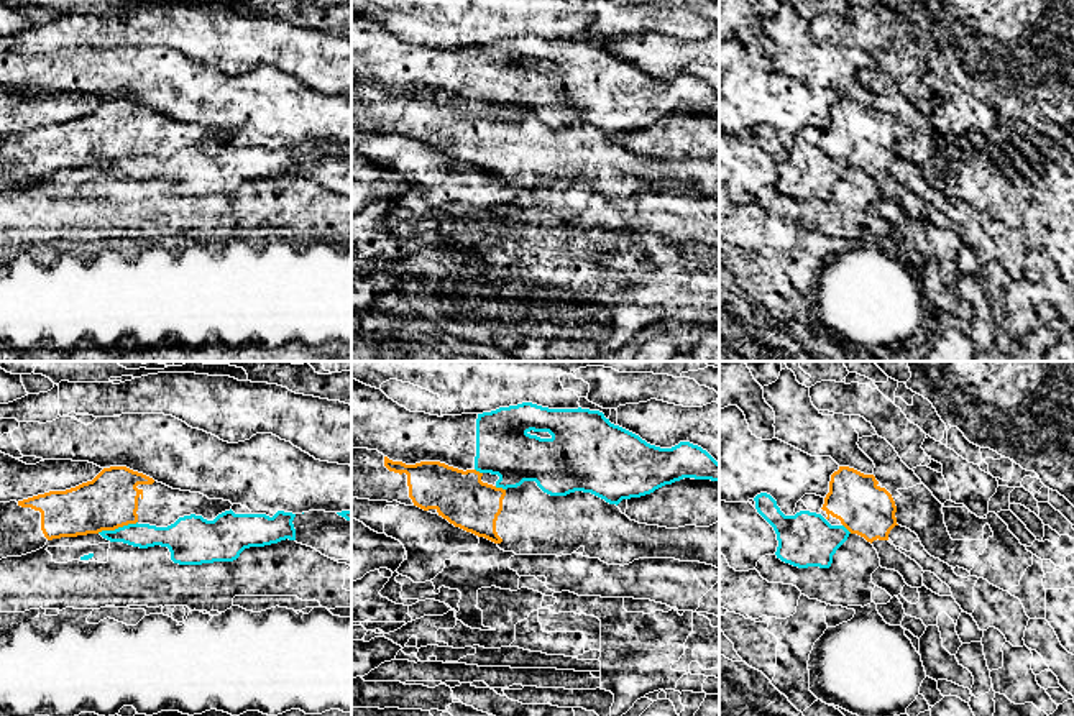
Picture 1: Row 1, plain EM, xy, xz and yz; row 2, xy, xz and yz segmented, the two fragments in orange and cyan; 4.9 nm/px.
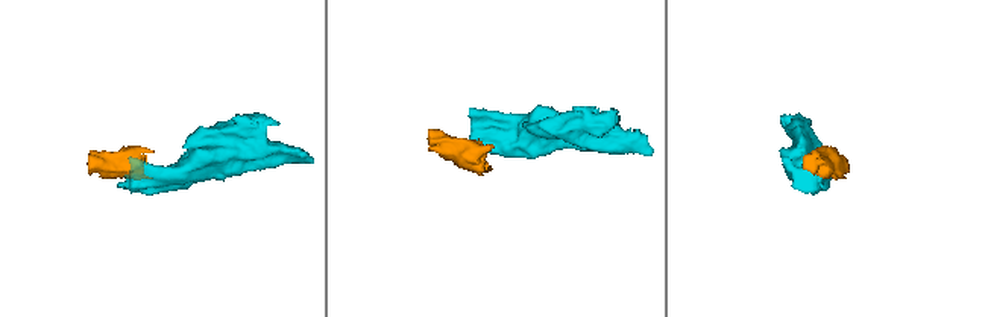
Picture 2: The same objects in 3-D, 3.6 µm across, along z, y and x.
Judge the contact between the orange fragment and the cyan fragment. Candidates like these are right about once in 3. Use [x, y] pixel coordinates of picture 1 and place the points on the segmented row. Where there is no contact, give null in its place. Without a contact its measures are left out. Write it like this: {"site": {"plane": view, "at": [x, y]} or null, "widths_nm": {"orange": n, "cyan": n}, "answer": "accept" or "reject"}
{"site": {"plane": "xy", "at": [117, 527]}, "widths_nm": {"orange": 280, "cyan": 120}, "answer": "reject"}

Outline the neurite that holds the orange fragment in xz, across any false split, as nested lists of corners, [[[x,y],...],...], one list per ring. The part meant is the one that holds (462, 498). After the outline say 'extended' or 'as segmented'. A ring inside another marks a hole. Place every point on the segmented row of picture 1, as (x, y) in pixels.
[[[351,448],[351,498],[417,506],[501,544],[496,521],[506,489],[483,483],[481,476],[476,470],[463,471],[440,461],[406,465],[378,450]]]; extended

